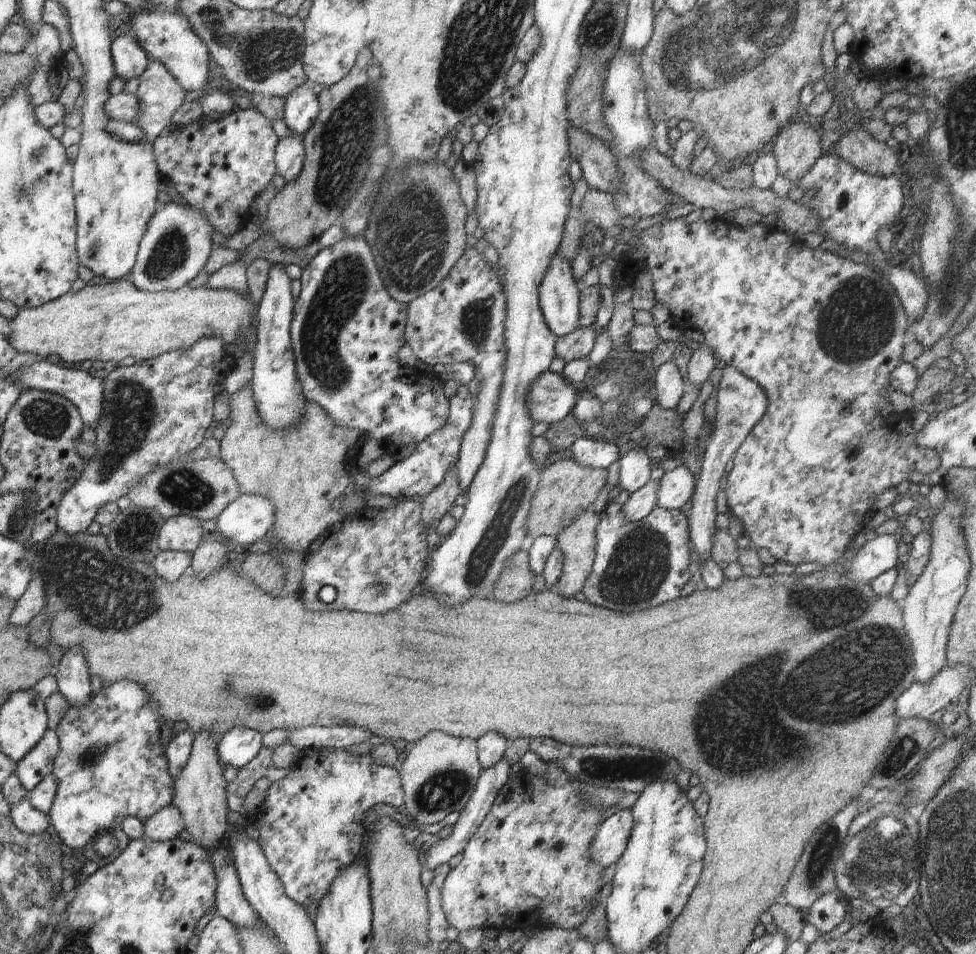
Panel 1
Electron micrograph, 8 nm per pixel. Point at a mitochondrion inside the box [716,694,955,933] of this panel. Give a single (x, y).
(823, 852)

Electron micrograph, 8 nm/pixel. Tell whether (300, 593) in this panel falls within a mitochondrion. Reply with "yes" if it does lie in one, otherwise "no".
no

